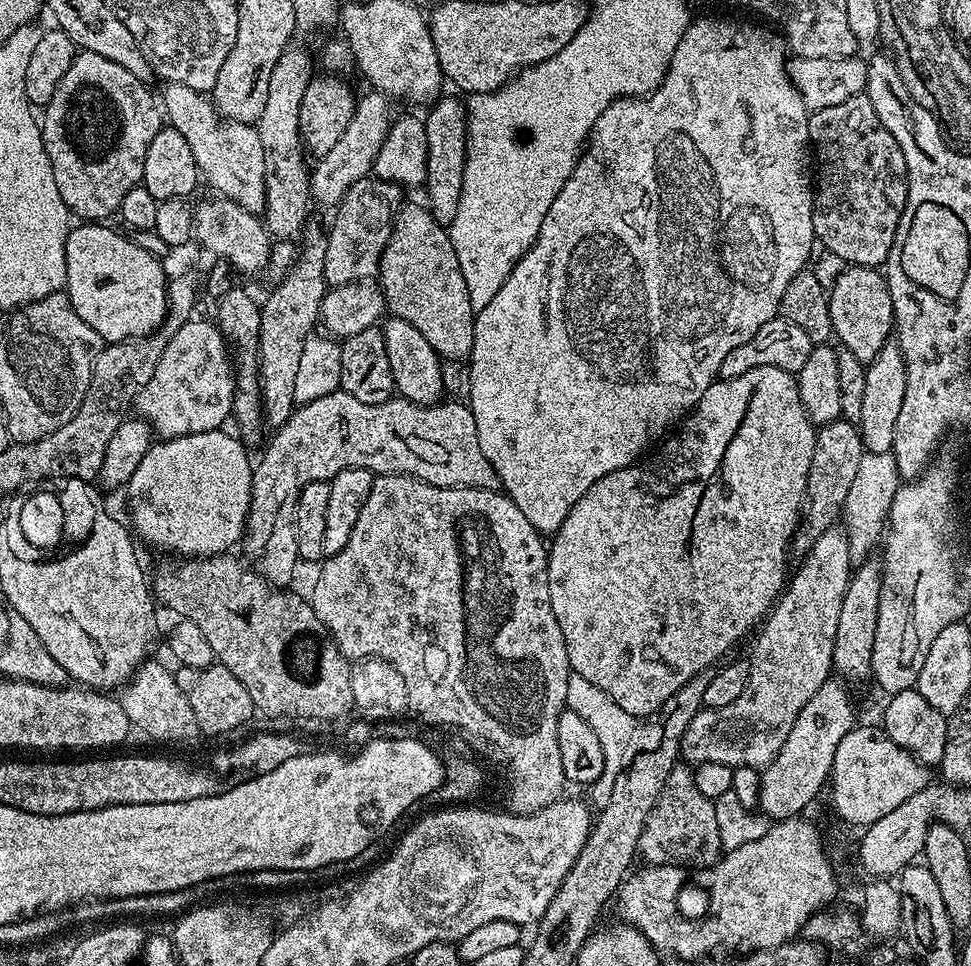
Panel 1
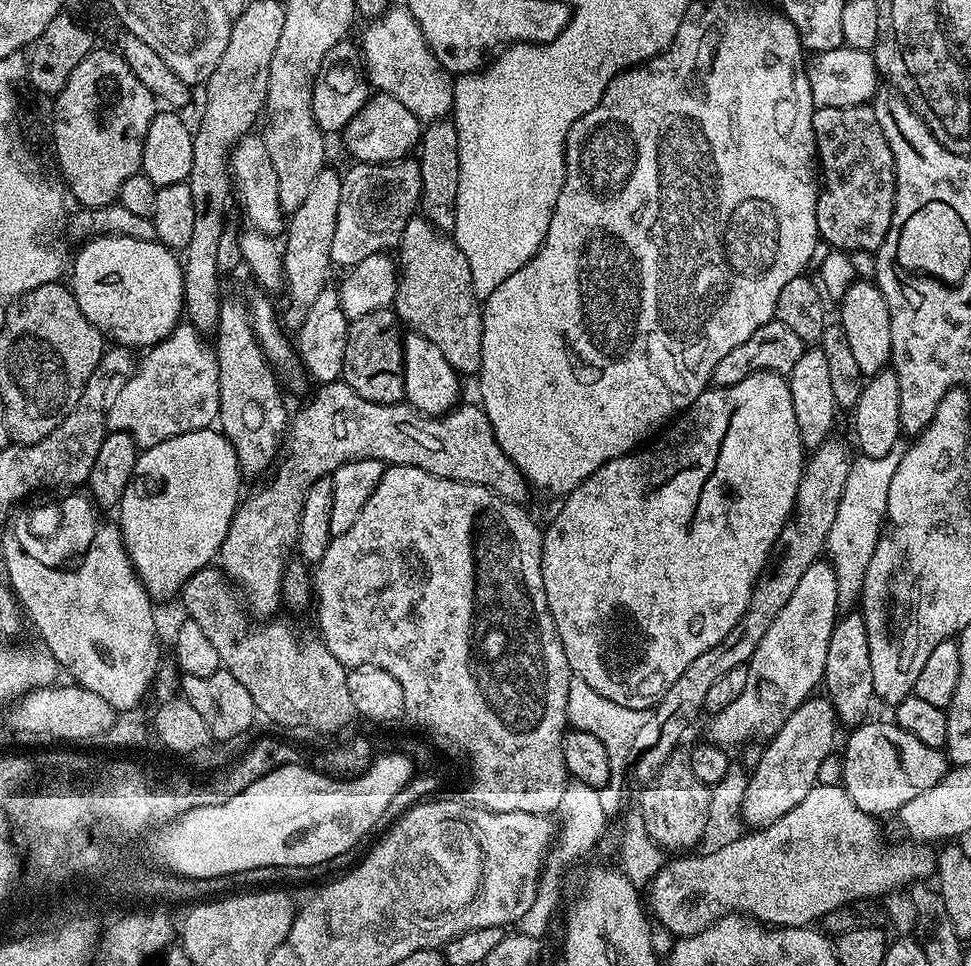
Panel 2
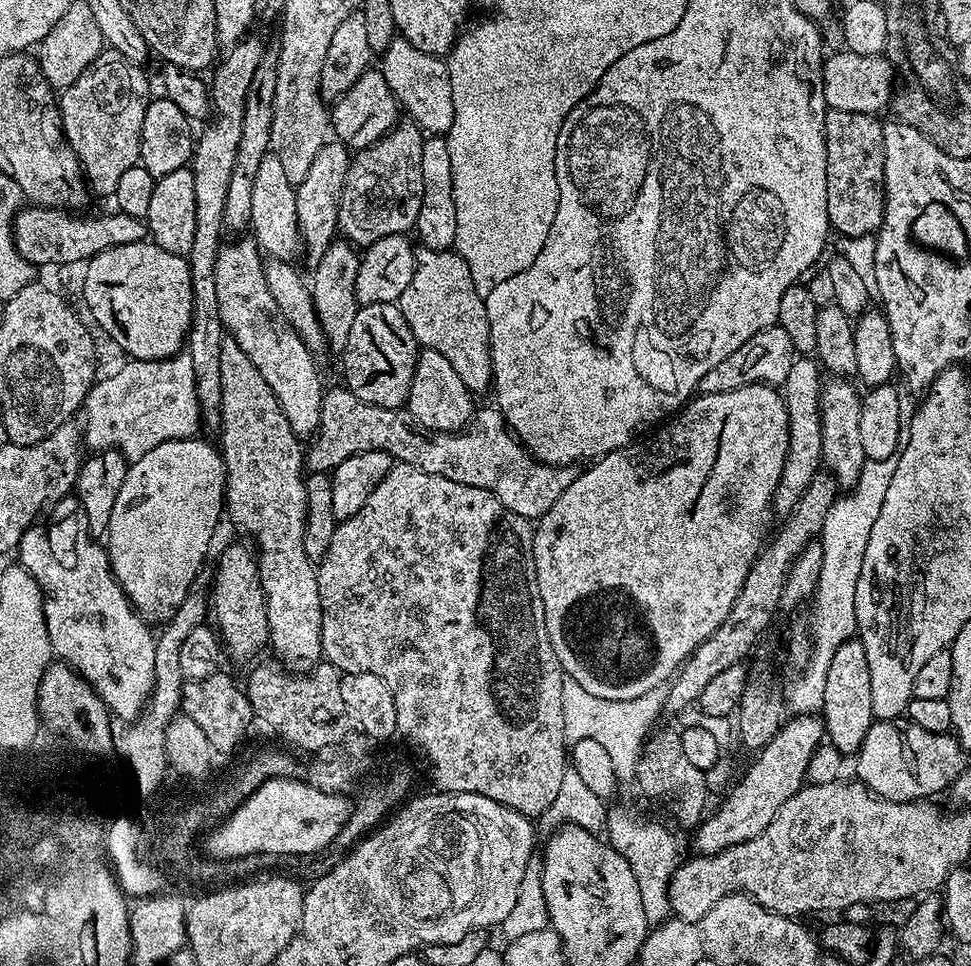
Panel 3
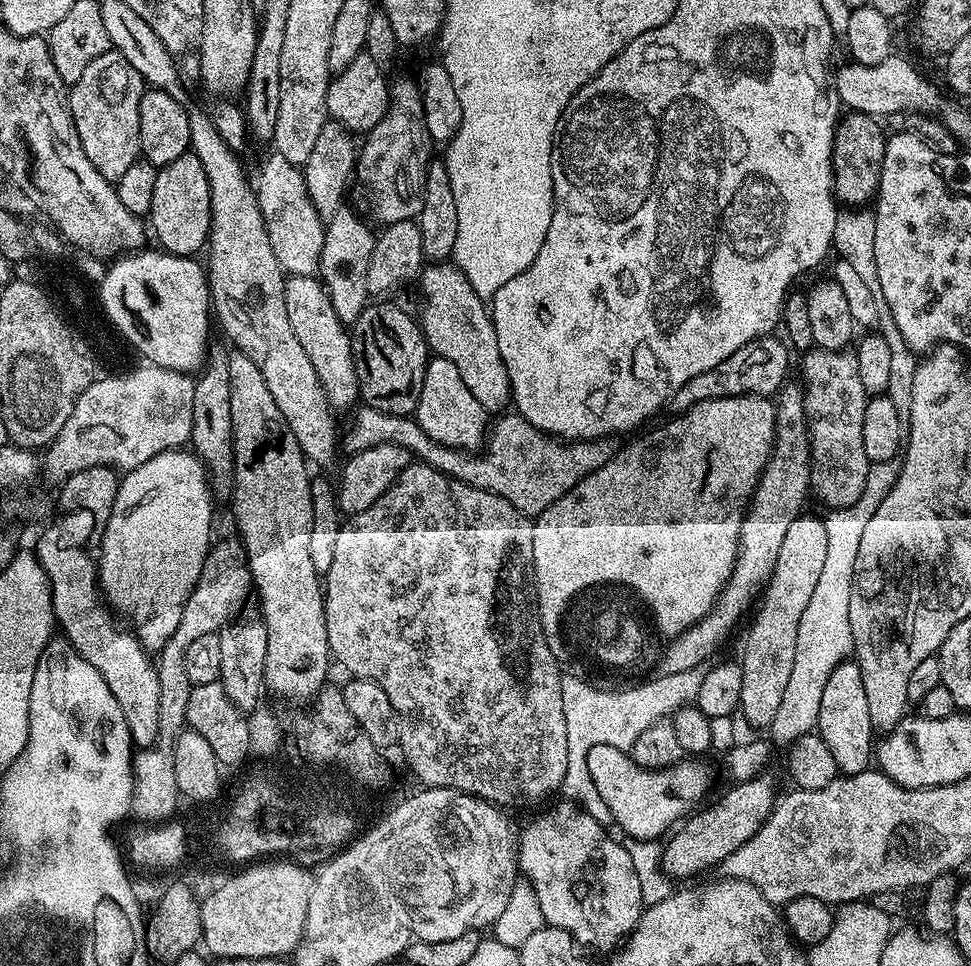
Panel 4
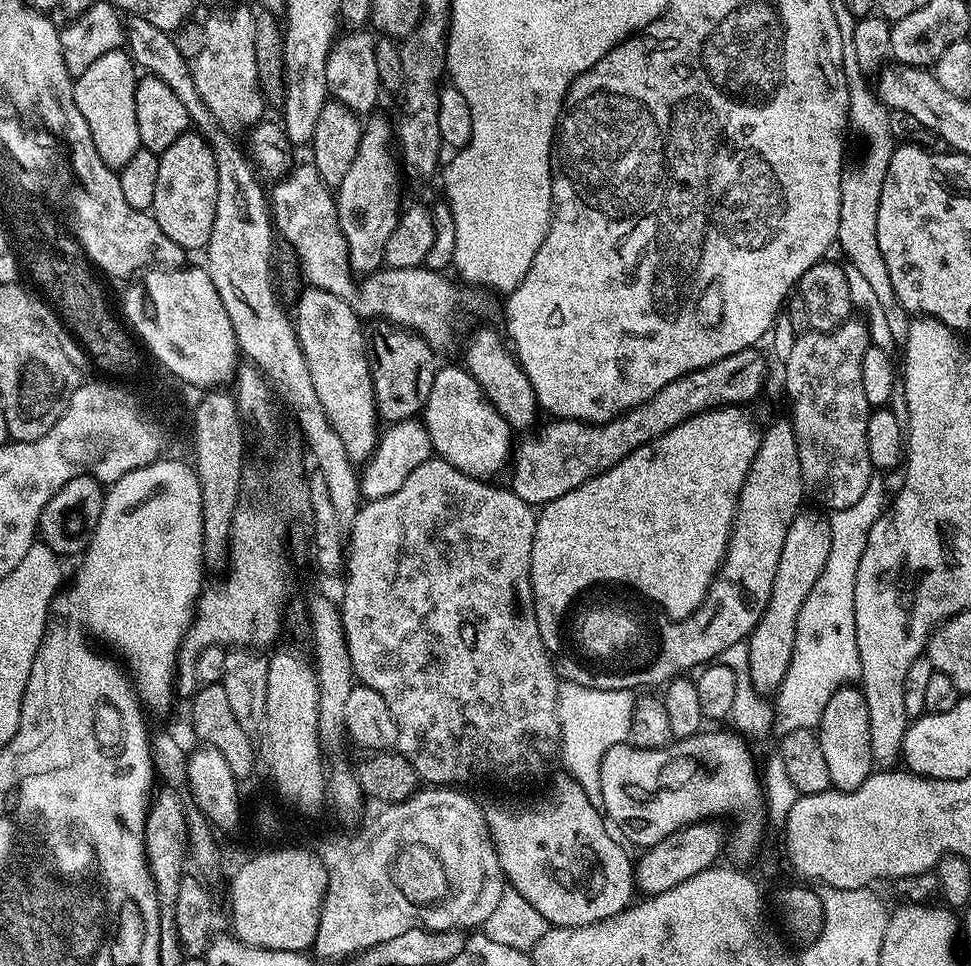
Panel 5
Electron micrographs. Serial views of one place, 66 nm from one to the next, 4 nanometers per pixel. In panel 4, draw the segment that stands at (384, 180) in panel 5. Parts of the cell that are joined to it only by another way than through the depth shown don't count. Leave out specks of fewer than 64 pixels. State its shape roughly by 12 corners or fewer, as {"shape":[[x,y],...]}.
{"shape":[[348,206],[326,224],[318,276],[345,326],[370,300],[377,233]]}

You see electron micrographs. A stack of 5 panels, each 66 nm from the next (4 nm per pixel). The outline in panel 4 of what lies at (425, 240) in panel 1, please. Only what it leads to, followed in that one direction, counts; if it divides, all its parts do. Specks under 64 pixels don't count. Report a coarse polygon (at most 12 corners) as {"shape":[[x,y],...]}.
{"shape":[[452,262],[421,271],[418,323],[489,410],[512,387],[490,308]]}

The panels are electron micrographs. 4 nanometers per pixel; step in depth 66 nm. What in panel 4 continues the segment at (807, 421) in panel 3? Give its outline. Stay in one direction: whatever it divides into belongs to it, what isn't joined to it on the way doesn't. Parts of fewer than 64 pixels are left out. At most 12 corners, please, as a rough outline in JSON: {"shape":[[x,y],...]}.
{"shape":[[804,389],[774,400],[776,442],[732,576],[663,670],[707,665],[771,578],[810,496]]}

